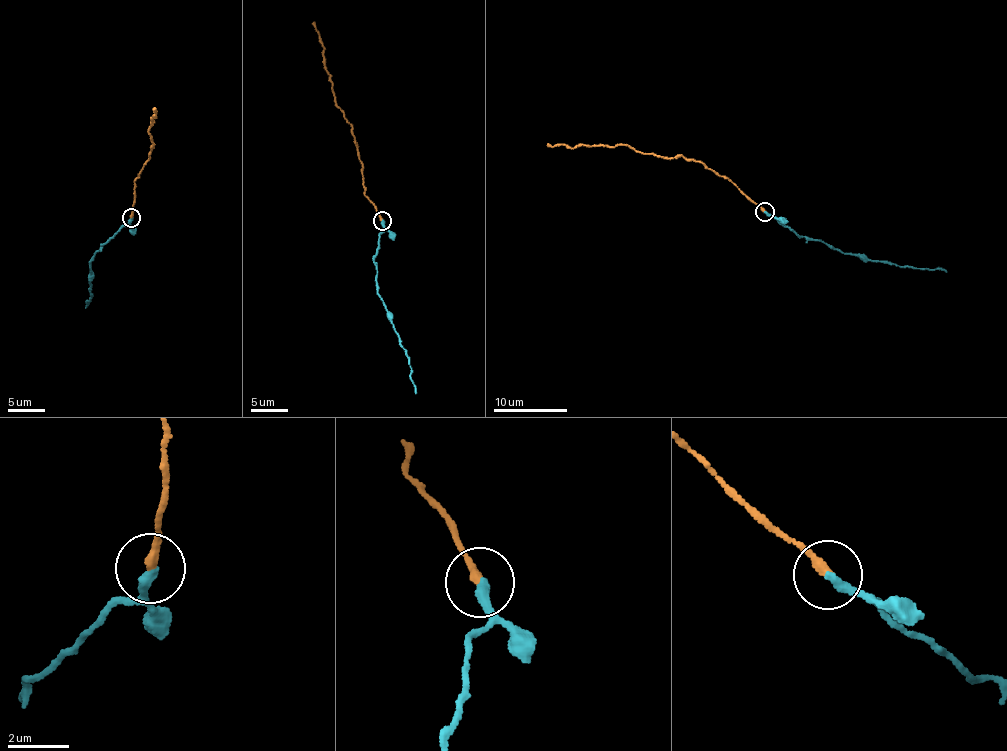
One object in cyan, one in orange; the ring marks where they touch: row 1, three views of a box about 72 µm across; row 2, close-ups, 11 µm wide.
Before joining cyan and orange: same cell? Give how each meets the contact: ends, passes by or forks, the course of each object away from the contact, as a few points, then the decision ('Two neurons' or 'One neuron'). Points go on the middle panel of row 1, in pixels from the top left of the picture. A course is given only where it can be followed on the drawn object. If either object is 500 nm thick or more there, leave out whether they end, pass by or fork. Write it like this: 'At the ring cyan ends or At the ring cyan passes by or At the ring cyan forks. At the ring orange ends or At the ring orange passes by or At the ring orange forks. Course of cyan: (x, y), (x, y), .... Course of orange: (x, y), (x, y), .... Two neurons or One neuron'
At the ring cyan ends. At the ring orange ends. Course of cyan: (382, 221), (385, 229), (379, 235), (373, 258), (377, 295), (382, 298), (400, 346), (404, 349), (416, 394). Course of orange: (381, 221), (373, 203), (364, 194), (362, 165), (352, 124), (334, 98), (315, 21). Two neurons

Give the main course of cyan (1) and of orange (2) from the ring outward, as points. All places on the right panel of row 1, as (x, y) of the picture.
1: (765, 213), (800, 235), (823, 240), (843, 252), (900, 267), (947, 271)
2: (765, 211), (731, 181), (701, 162), (682, 156), (643, 154), (627, 146), (576, 144), (571, 148), (547, 144)

